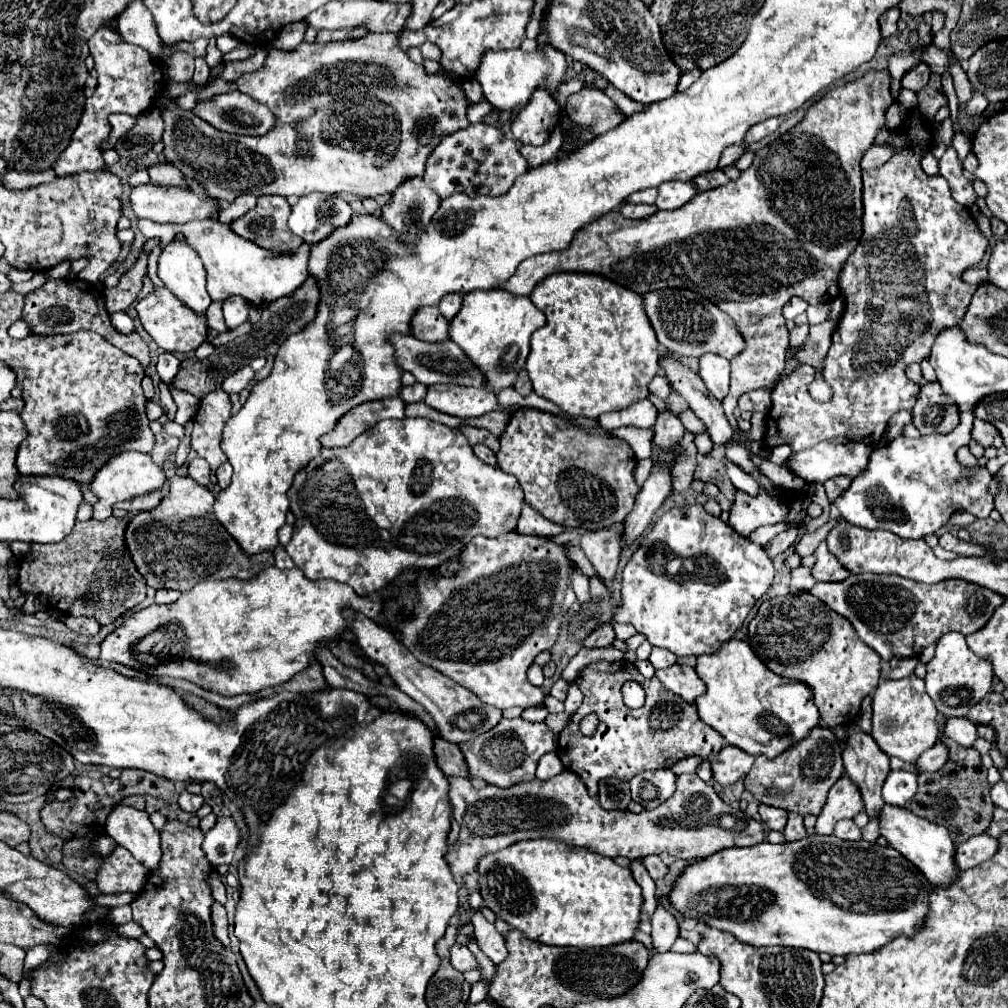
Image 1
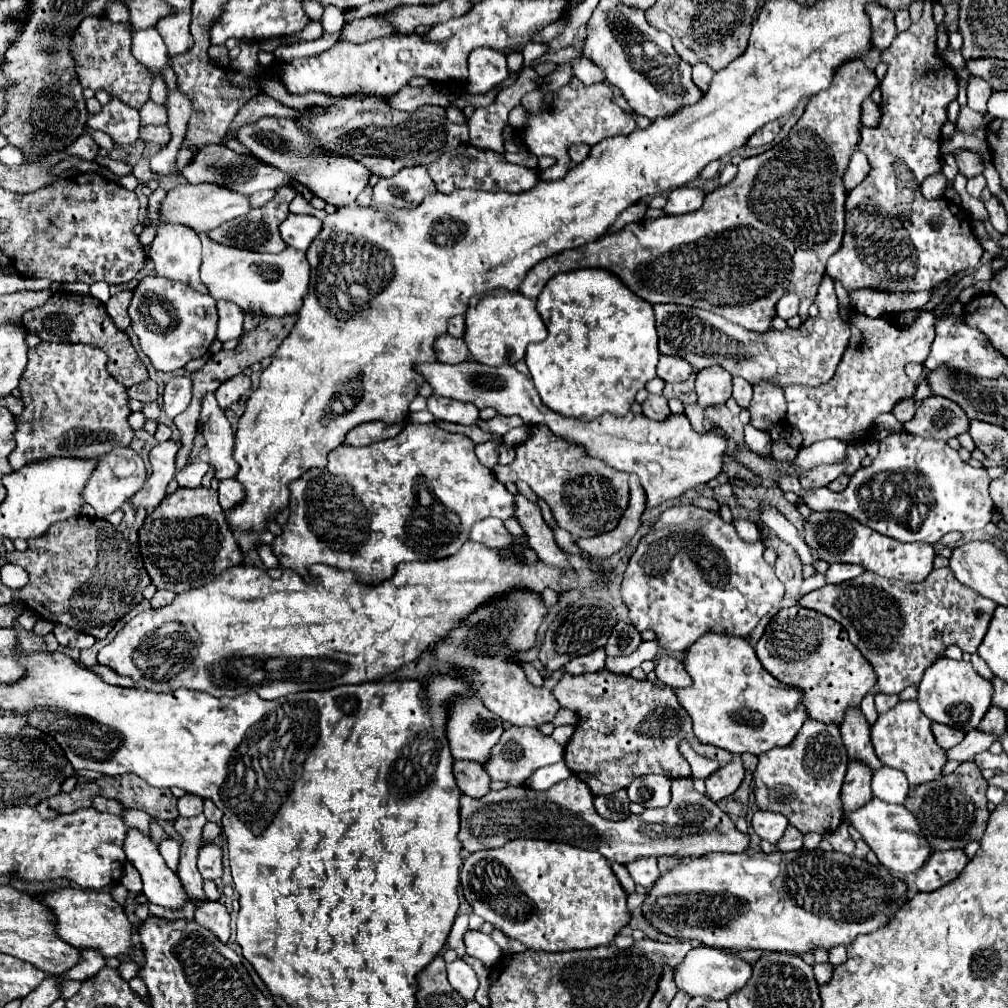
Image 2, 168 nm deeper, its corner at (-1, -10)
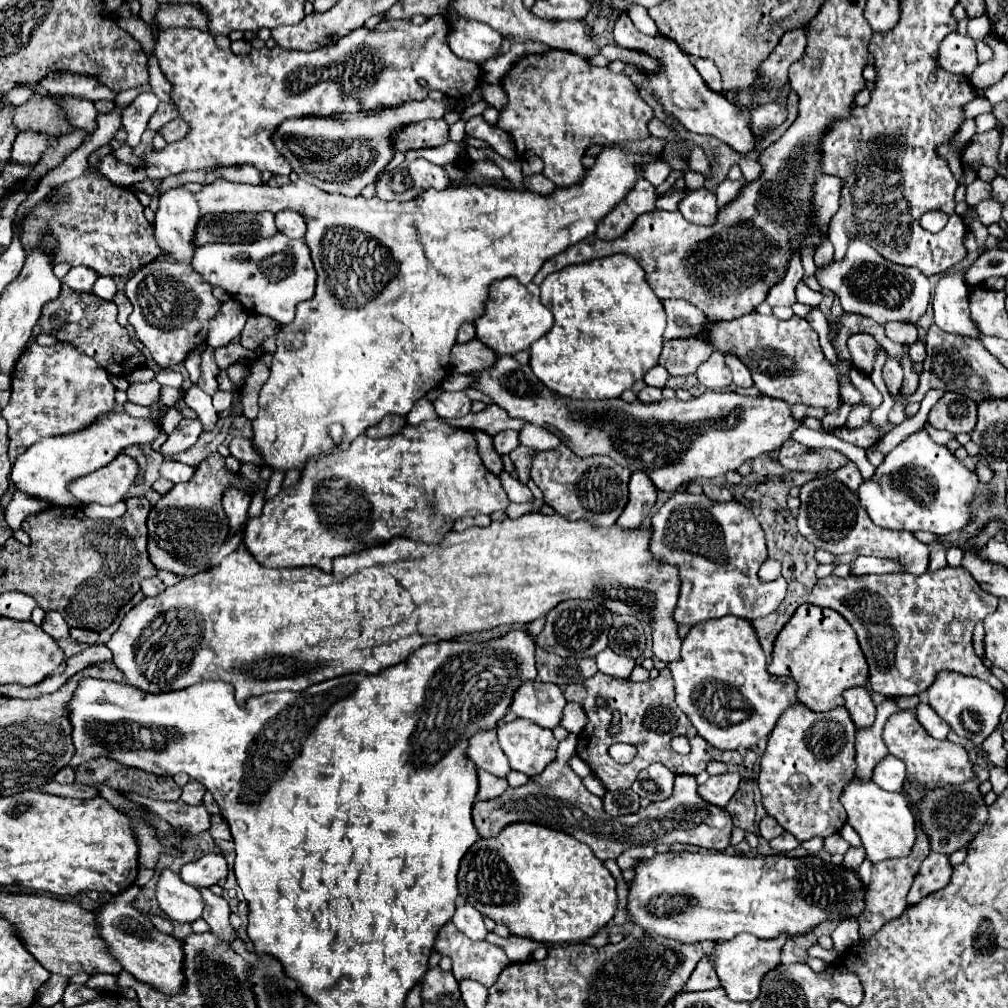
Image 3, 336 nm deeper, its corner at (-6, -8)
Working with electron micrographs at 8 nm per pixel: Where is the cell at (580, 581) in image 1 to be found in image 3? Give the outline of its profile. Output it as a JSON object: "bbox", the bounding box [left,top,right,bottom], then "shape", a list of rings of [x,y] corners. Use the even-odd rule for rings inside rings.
{"bbox":[499,470,533,504],"shape":[[[503,470],[503,472],[499,474],[499,480],[501,480],[505,492],[509,494],[509,500],[511,500],[511,502],[519,502],[519,504],[521,504],[521,502],[533,500],[531,490],[529,490],[525,484],[521,484],[517,478],[513,478],[507,470]]]}

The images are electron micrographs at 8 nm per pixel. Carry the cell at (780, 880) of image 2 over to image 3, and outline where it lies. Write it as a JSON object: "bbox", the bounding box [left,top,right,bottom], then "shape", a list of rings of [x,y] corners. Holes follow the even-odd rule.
{"bbox":[627,852,863,942],"shape":[[[665,852],[633,866],[635,878],[629,882],[627,914],[631,922],[649,934],[679,942],[719,942],[741,932],[757,938],[777,938],[779,934],[805,934],[827,920],[843,920],[863,912],[863,890],[855,872],[833,866],[819,858],[789,856],[737,856],[727,852]]]}

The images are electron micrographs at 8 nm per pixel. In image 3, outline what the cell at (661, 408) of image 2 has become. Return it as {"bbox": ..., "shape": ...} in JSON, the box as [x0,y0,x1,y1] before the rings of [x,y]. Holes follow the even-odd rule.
{"bbox":[637,386,663,402],"shape":[[[645,386],[645,388],[637,394],[637,398],[639,398],[641,402],[657,402],[657,400],[661,400],[663,396],[661,396],[661,390],[651,388],[651,386]]]}

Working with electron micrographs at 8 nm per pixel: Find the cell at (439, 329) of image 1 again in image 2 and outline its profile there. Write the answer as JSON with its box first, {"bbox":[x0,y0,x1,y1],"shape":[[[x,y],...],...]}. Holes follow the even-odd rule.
{"bbox":[434,334,468,364],"shape":[[[442,334],[434,342],[434,352],[440,362],[446,364],[458,364],[462,360],[468,360],[468,350],[462,338],[454,338],[450,334]]]}

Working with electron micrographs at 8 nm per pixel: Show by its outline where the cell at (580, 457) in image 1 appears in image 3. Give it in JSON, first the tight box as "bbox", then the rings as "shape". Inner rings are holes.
{"bbox":[531,444,631,526],"shape":[[[565,444],[555,450],[537,452],[531,468],[531,480],[543,492],[545,504],[567,520],[589,520],[599,526],[613,526],[627,504],[627,482],[631,470],[619,466],[609,456],[577,458]]]}

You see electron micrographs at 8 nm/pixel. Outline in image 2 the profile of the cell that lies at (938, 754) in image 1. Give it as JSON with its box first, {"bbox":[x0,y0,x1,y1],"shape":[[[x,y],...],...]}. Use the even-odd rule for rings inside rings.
{"bbox":[948,730,996,762],"shape":[[[970,730],[966,734],[966,738],[958,746],[948,750],[948,760],[958,760],[958,762],[974,760],[974,756],[984,752],[984,750],[988,750],[994,740],[996,738],[990,736],[990,734],[984,734],[984,732],[978,732],[978,730]]]}

